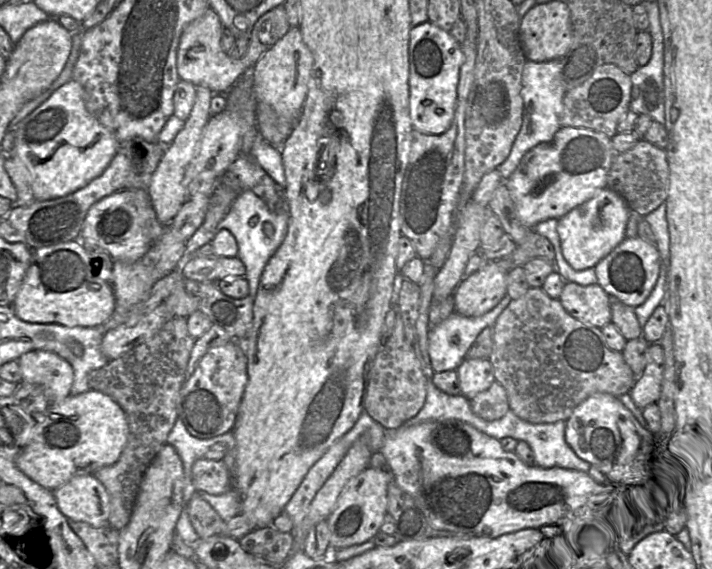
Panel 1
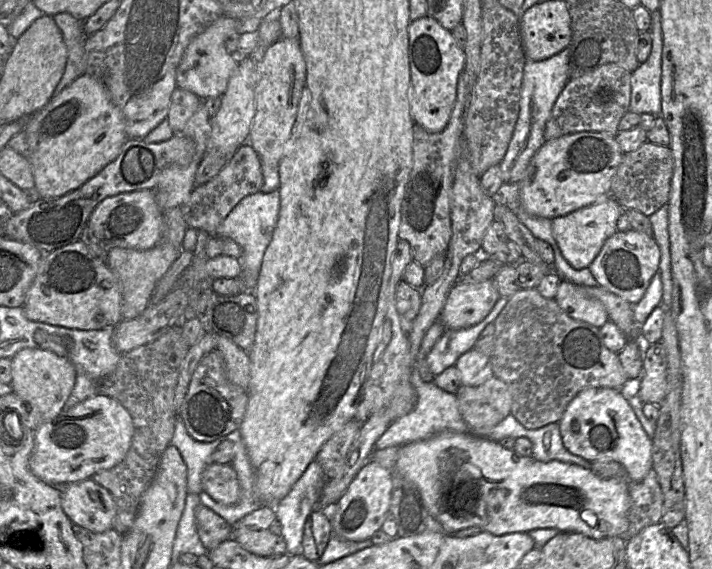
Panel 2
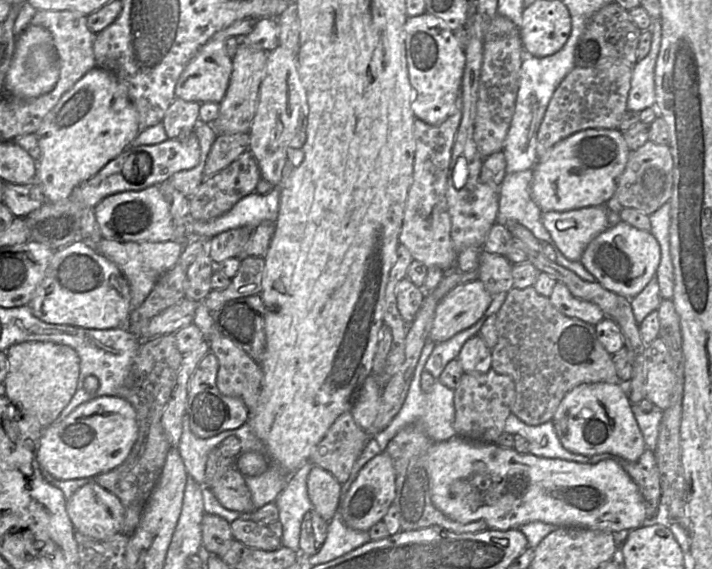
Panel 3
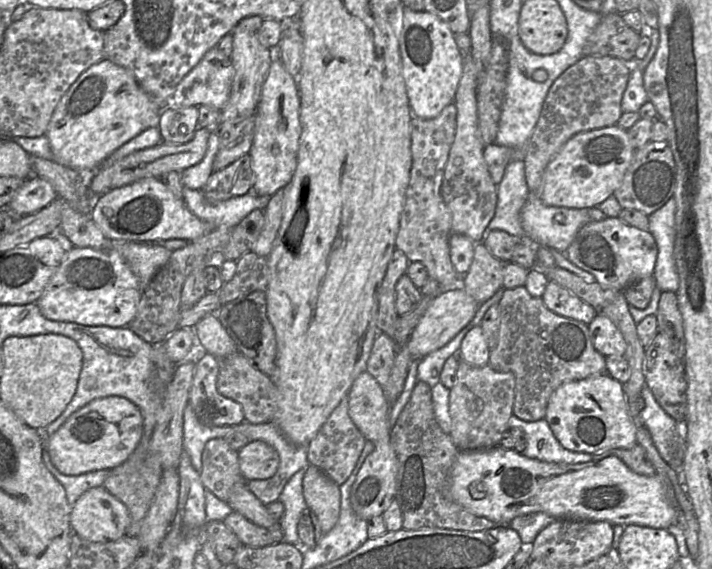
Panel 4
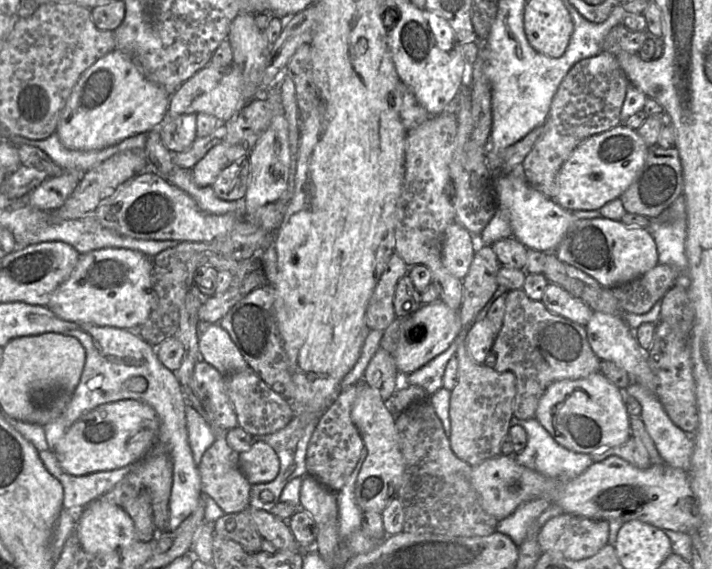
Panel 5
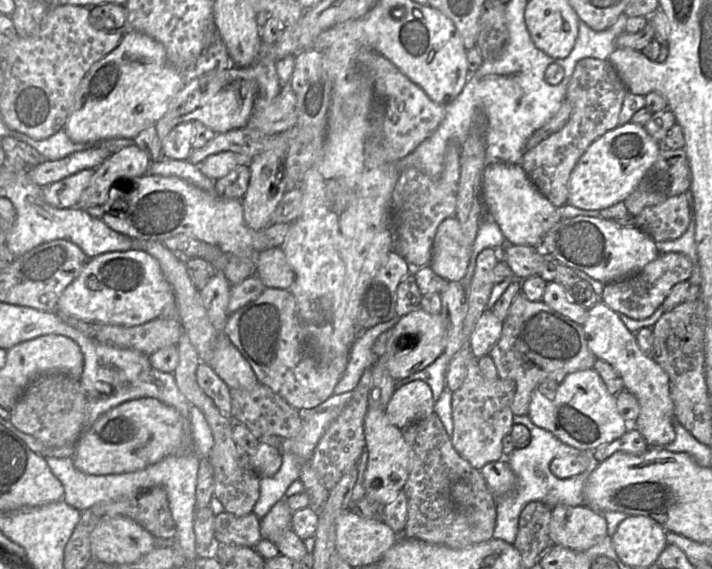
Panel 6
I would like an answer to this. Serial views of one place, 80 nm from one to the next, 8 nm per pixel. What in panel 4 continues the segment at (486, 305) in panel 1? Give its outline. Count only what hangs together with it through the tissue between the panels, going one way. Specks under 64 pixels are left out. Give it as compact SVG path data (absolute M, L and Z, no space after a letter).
M463 287L438 295L430 303L406 343L412 359L423 359L431 352L445 346L471 322L480 305L468 295Z

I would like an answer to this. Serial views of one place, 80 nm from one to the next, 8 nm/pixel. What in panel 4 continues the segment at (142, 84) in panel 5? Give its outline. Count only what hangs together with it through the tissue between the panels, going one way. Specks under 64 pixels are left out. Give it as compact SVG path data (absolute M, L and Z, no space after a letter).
M107 58L84 71L62 97L54 110L46 136L54 161L62 166L93 173L114 151L150 127L158 127L159 116L165 107L157 104L138 85L132 72Z

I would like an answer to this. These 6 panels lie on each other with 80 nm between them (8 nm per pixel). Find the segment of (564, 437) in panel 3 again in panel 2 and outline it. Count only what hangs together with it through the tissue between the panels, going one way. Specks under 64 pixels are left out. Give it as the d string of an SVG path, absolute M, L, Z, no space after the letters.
M606 387L583 389L568 404L558 423L563 445L574 455L590 462L596 460L616 461L625 468L633 481L641 481L653 468L652 438L647 435L629 402L618 389Z

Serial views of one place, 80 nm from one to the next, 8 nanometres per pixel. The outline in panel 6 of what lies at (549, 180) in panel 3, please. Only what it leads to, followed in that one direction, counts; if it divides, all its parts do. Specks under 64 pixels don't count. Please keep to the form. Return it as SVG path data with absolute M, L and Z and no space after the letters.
M632 121L607 131L587 148L572 170L567 204L584 210L602 210L624 202L657 160L661 147L644 127Z

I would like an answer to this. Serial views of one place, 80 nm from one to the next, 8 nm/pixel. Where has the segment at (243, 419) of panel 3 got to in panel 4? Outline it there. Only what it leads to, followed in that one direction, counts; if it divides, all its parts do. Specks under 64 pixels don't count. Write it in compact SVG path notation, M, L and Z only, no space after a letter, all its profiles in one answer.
M202 353L195 367L189 404L203 425L238 426L245 422L243 409L240 404L218 392L218 374L218 359L208 353Z

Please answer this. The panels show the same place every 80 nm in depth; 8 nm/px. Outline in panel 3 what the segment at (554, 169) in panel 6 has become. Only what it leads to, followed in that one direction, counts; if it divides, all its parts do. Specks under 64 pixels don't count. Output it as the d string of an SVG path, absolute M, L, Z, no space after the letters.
M624 61L601 62L589 68L574 67L556 88L549 101L537 132L537 161L555 144L570 135L585 129L618 129L623 114L627 111L627 98L631 87L633 66Z

